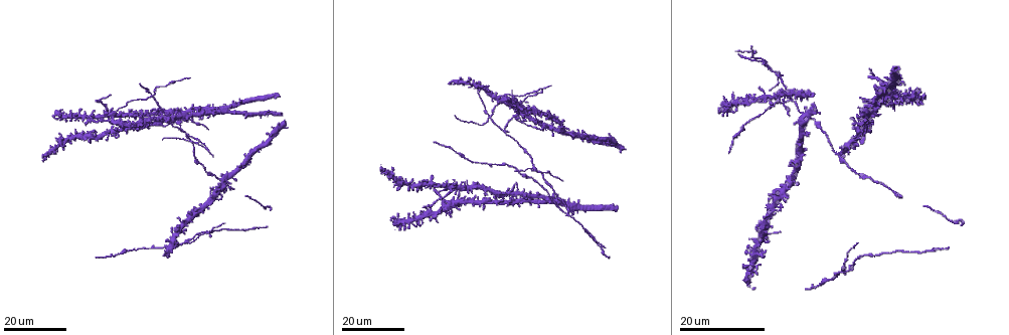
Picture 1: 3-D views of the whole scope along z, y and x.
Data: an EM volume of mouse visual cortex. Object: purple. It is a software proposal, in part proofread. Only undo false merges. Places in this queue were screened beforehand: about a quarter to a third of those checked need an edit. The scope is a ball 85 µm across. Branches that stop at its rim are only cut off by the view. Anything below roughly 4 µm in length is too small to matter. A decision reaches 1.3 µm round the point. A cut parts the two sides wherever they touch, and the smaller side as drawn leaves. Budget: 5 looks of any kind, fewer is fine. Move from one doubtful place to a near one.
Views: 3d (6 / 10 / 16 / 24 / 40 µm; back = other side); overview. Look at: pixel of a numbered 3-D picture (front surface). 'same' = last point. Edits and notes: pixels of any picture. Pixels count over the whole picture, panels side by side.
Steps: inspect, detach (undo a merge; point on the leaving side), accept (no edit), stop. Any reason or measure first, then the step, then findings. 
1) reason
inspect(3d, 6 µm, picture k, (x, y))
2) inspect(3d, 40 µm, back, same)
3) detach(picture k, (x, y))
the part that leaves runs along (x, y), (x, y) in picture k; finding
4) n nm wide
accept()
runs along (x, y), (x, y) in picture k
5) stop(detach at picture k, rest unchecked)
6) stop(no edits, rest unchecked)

four arms meet
inspect(3d, 24 µm, picture 1, (771, 71))

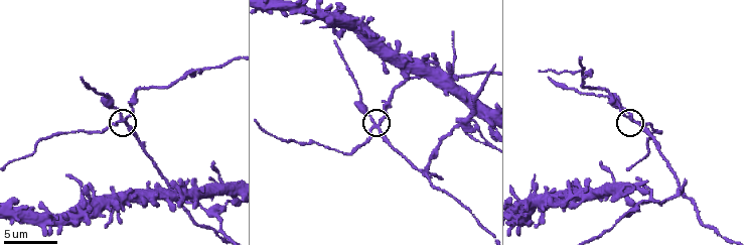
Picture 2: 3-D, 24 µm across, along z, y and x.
closer look
inspect(3d, 10 µm, picture 2, (377, 123))

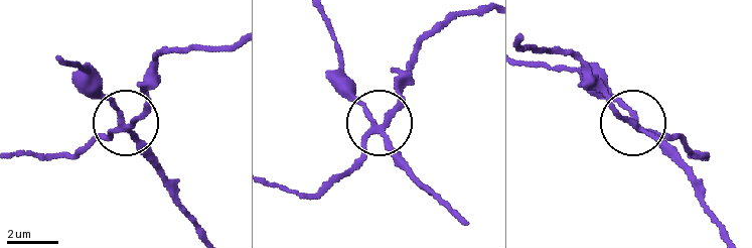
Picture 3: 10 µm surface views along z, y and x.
side arm 11 µm
detach(picture 3, (147, 108))
the part that leaves runs along (126, 126), (143, 106), (147, 74), (165, 54), (230, 47) in picture 3; a second neuron is stuck on

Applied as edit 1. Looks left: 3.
inspect(3d, 24 µm, picture 1, (429, 209))

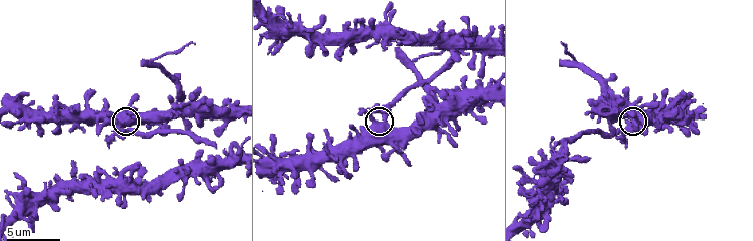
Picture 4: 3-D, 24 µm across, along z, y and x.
inspect(3d, 6 µm, picture 4, (122, 123))

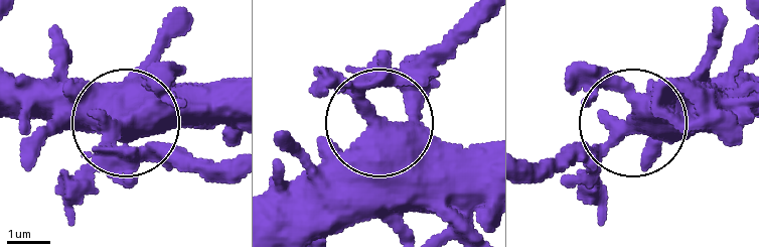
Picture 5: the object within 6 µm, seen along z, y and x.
520 nm wide
detach(picture 5, (163, 149))
the part that leaves runs along (110, 151), (236, 162) in picture 5; two neurons meet here

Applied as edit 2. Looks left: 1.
stop(detach at picture 3, detach at picture 5, rest unchecked)

